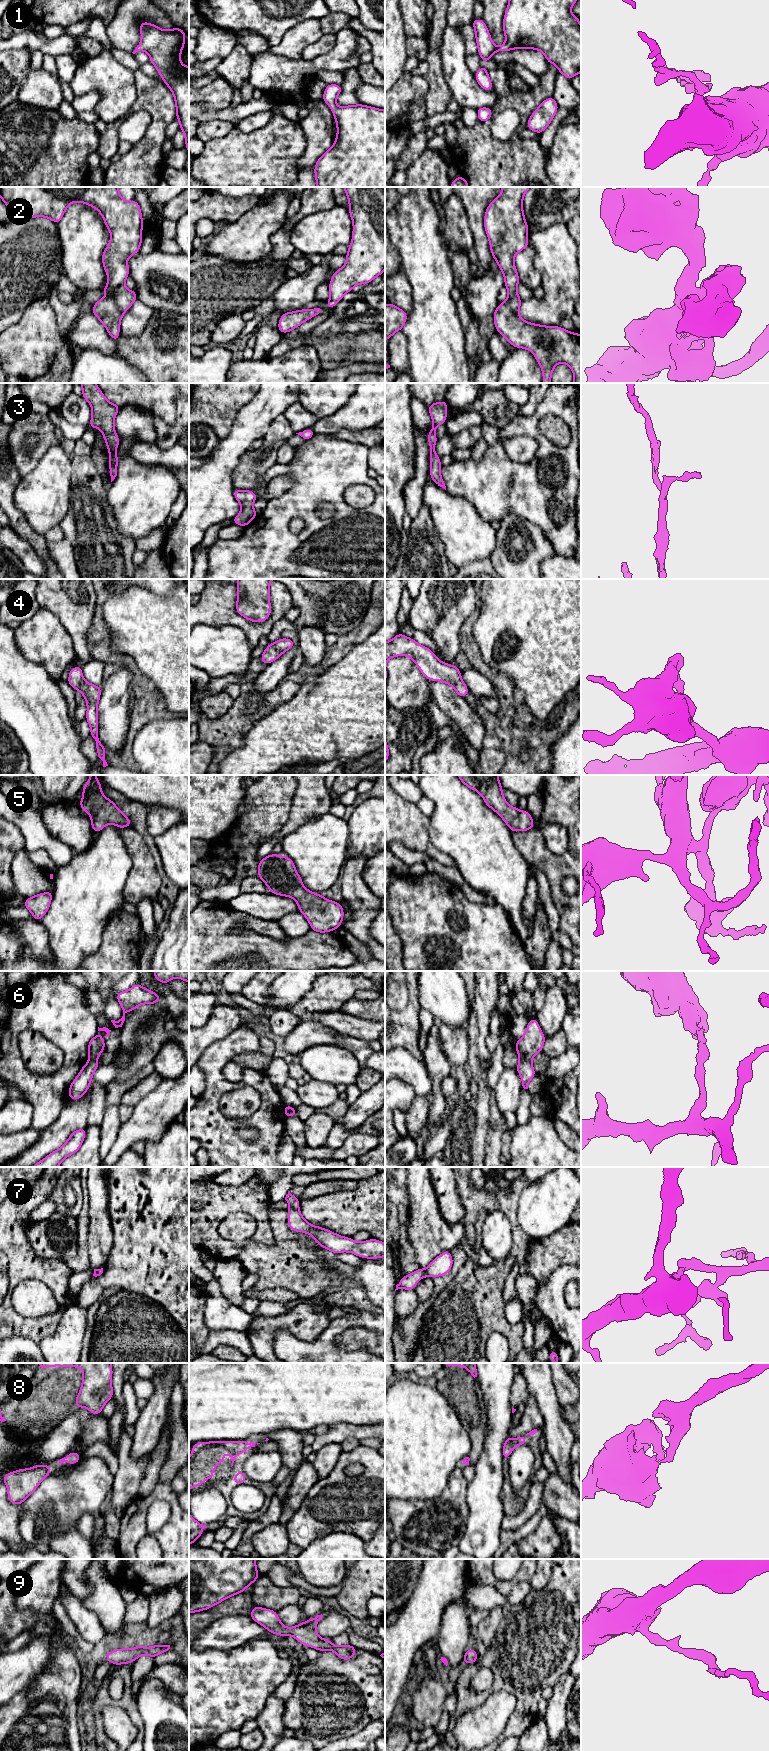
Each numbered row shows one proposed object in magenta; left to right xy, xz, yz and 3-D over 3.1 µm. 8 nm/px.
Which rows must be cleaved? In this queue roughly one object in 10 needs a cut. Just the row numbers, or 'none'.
6

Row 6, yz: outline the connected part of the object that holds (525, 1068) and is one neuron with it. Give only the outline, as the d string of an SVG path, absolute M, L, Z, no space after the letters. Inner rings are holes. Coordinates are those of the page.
M519 1060L516 1070L521 1077L523 1088L528 1089L529 1082L536 1075L531 1061Z

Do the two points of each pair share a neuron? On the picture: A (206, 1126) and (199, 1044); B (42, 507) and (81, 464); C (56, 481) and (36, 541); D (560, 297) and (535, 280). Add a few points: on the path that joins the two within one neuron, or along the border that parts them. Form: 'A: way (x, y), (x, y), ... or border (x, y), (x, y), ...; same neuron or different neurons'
A: border (218, 1041), (211, 1044), (199, 1058); different neurons
B: border (72, 461), (72, 489), (69, 497); different neurons
C: border (24, 515), (28, 524), (43, 535); different neurons
D: border (533, 263), (540, 273), (542, 285); different neurons

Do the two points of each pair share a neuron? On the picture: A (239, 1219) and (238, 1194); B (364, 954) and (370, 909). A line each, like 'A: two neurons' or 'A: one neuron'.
A: two neurons
B: two neurons

